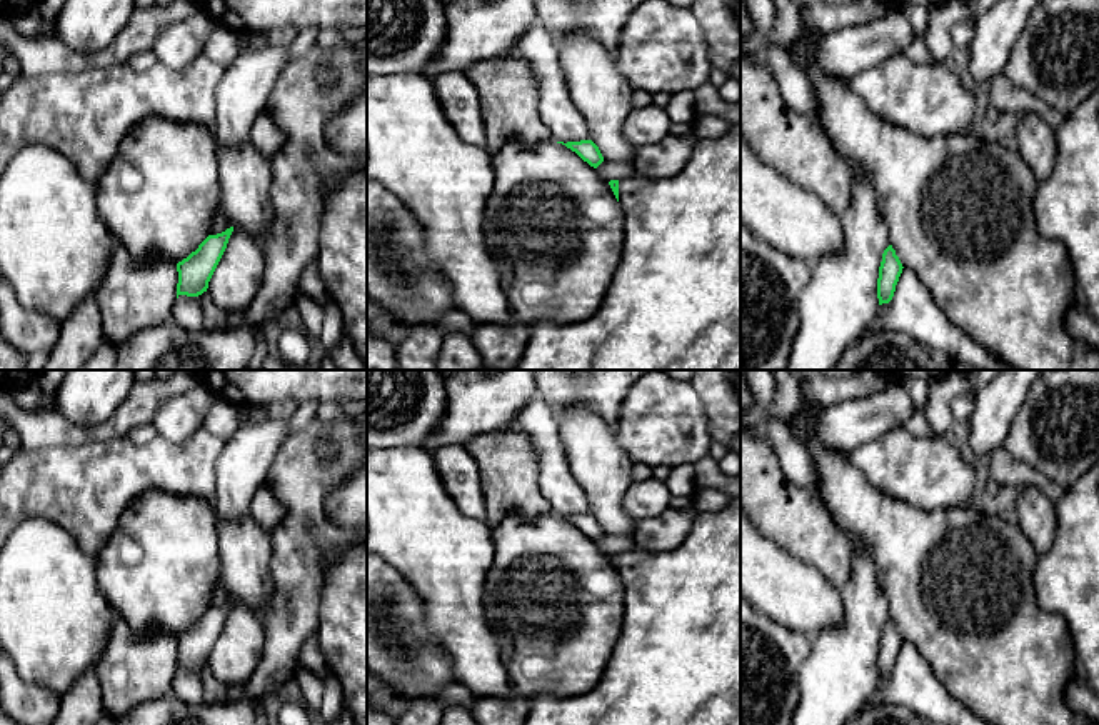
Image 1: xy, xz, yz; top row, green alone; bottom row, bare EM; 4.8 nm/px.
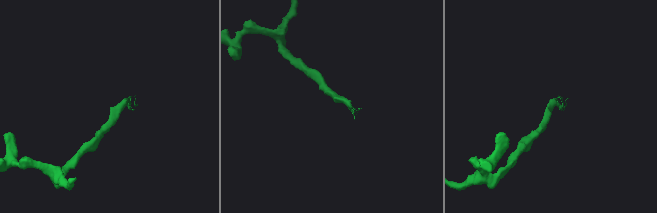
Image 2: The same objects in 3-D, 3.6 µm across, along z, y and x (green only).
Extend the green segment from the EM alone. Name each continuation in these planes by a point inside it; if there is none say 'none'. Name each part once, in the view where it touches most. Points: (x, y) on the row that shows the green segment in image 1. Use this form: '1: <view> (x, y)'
1: xz (674, 302)

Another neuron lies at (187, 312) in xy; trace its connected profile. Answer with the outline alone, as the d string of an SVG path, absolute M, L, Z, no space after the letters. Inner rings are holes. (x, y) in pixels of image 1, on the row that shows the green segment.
M178 295L173 305L173 322L188 332L197 332L203 327L203 310L200 297Z

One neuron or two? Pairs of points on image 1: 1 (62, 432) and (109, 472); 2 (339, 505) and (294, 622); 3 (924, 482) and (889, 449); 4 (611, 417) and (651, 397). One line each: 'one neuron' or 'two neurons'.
1: two neurons
2: two neurons
3: one neuron
4: two neurons

